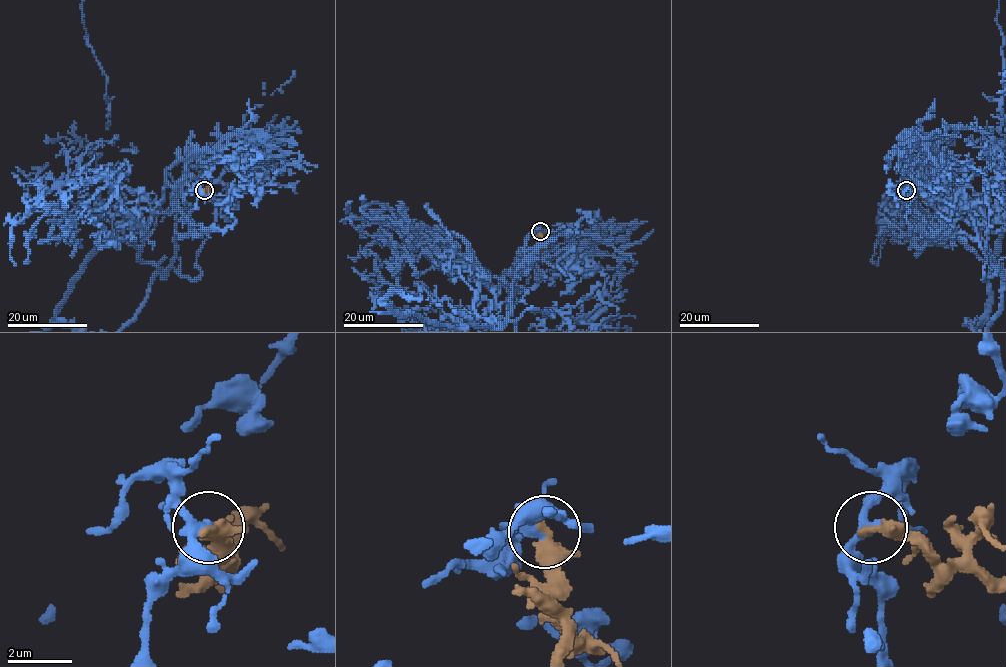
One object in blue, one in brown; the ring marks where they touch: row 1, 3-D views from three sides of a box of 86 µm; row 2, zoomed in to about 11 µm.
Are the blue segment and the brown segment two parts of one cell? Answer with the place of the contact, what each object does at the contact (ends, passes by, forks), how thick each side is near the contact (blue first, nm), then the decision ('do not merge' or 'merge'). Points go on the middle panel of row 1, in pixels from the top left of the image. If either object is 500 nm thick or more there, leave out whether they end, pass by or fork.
(540, 231) | blue passes by | brown passes by | 320/320 nm | do not merge

